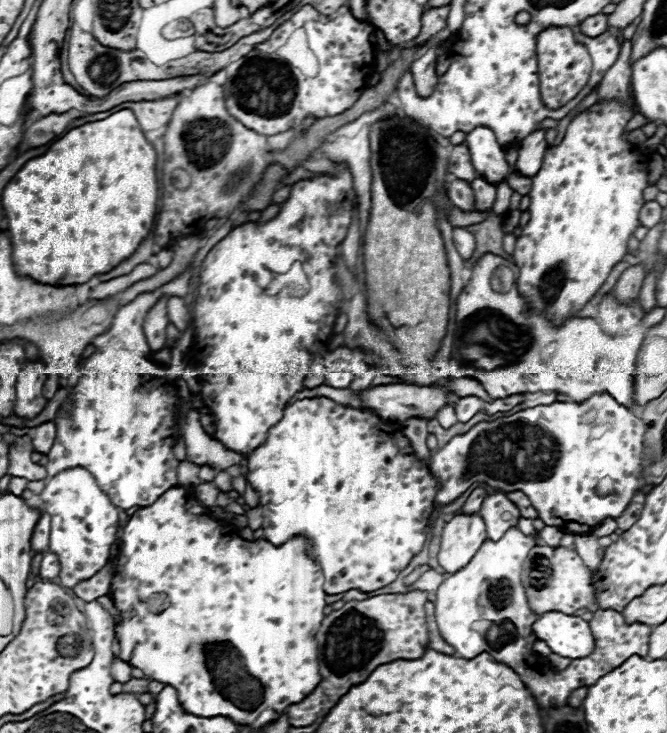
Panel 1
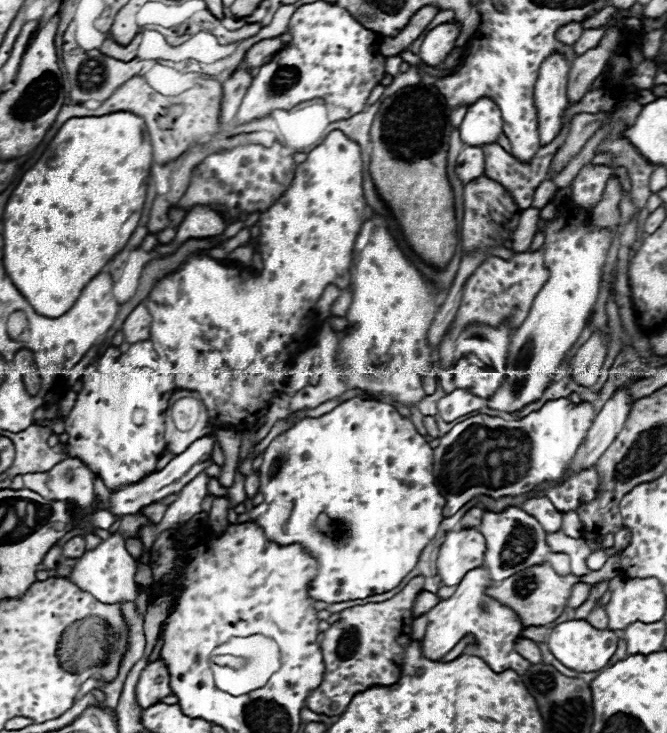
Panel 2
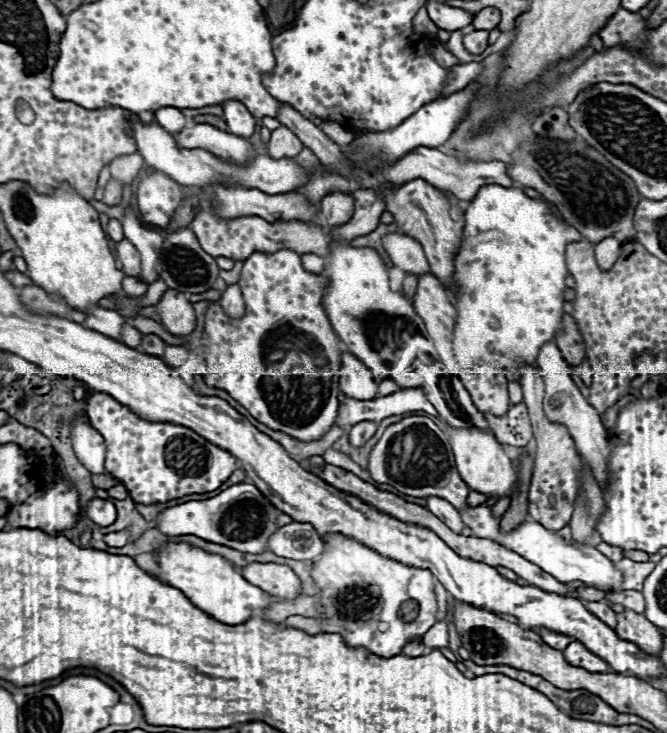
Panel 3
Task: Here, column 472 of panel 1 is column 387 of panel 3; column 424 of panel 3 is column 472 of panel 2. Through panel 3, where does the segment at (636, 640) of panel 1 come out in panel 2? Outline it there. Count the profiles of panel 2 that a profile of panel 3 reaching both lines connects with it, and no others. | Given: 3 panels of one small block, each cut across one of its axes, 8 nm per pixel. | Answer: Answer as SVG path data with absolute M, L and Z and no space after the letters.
M474 568L472 572L468 572L464 576L464 580L458 584L456 592L446 598L440 600L428 614L428 628L426 634L420 642L422 654L430 660L442 660L442 656L446 652L450 652L458 640L466 634L474 634L478 638L478 646L480 646L480 658L494 670L494 672L502 672L502 670L514 670L516 674L524 674L530 668L530 662L524 660L516 650L514 650L514 642L518 640L518 634L524 630L522 624L518 622L518 616L498 604L496 600L488 598L484 594L486 586L490 586L490 580L486 578L488 568Z

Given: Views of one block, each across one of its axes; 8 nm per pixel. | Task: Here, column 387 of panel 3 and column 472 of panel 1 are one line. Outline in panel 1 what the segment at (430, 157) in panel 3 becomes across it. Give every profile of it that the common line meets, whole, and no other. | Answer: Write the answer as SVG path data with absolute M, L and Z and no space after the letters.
M458 144L458 146L452 146L452 156L450 156L450 164L448 164L448 172L454 176L454 178L460 178L460 180L468 180L472 182L476 178L476 170L470 162L470 152L464 144Z

